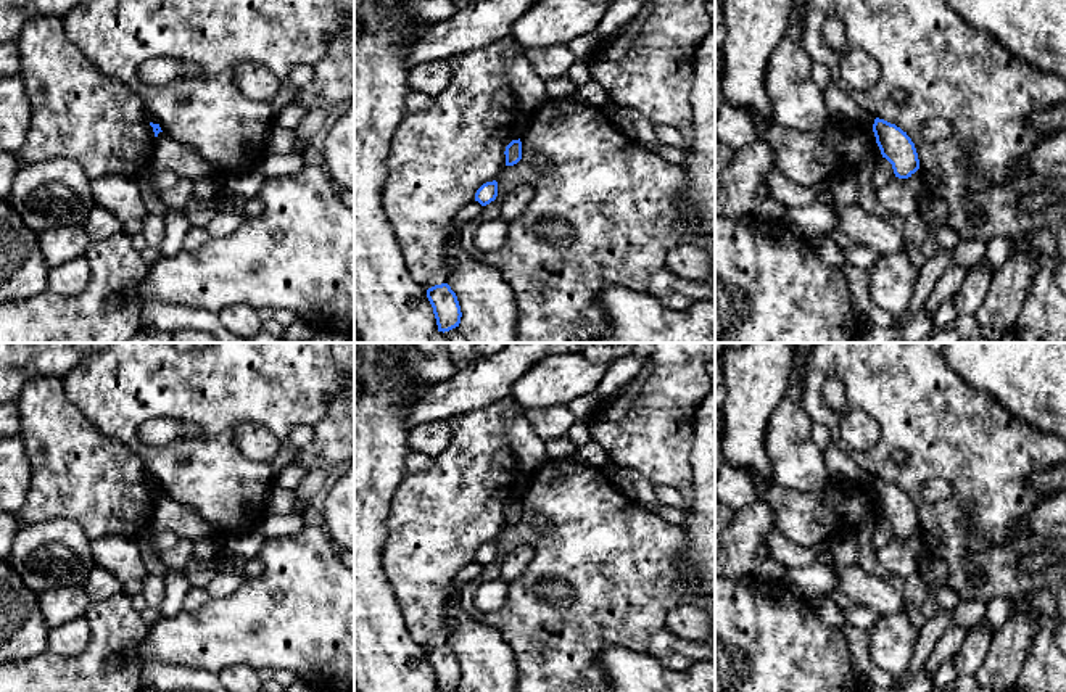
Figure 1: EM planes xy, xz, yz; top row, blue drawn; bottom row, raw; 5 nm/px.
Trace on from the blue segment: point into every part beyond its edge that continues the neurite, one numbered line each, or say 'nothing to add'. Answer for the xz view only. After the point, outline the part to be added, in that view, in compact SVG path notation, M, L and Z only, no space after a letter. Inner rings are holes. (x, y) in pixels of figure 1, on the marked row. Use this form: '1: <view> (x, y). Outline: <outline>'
1: xz (522, 116). Outline: M520 105L515 109L515 132L517 135L514 137L514 140L520 138L520 134L525 130L527 124L530 122L533 113L527 111L525 108L522 108Z

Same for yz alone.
1: yz (841, 108). Outline: M834 82L824 90L824 103L831 121L852 124L855 127L873 127L874 117L868 111L857 106L857 103L842 92Z

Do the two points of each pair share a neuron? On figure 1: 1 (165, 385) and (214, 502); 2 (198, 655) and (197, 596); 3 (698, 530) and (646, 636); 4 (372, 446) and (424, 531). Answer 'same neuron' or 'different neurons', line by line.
1: same neuron
2: different neurons
3: different neurons
4: different neurons

